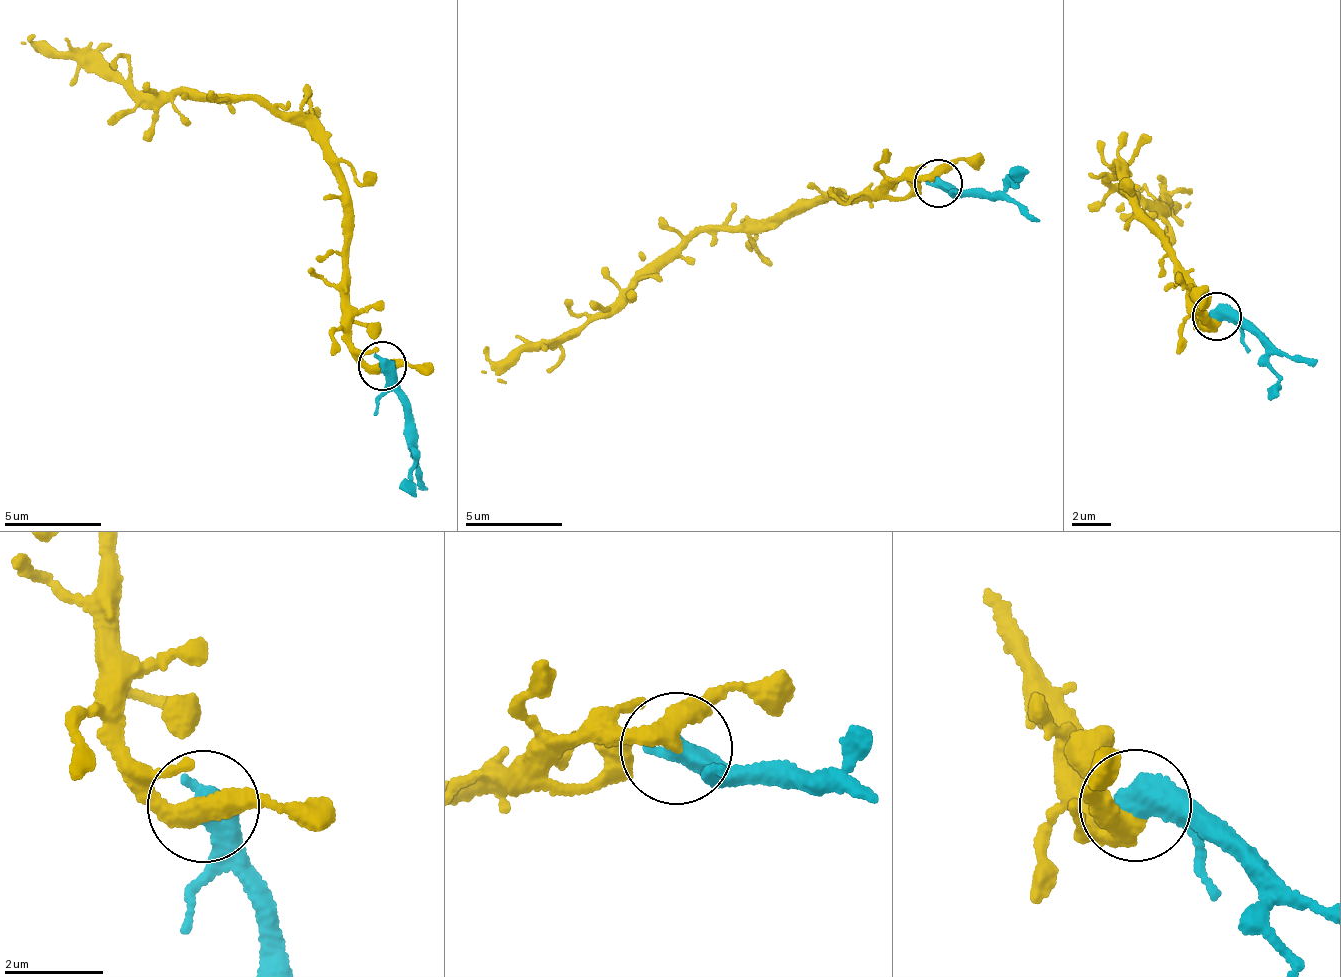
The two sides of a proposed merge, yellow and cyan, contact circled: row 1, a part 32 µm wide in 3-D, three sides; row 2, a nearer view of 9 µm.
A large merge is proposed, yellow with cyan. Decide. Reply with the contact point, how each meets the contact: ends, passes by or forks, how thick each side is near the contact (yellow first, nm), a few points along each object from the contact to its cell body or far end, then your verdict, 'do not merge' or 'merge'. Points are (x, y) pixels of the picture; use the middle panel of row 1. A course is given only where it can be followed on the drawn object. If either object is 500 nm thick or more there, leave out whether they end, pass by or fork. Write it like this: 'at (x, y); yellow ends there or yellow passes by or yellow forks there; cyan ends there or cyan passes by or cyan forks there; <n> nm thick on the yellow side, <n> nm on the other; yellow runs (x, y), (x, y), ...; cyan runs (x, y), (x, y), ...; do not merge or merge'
at (938, 183); 380 nm thick on the yellow side, 600 nm on the other; yellow runs (934, 184), (896, 179), (871, 204), (816, 197), (806, 212), (710, 224), (565, 336), (499, 363), (485, 344); cyan runs (939, 185), (992, 196), (1009, 179), (1017, 183), (1016, 165); do not merge

